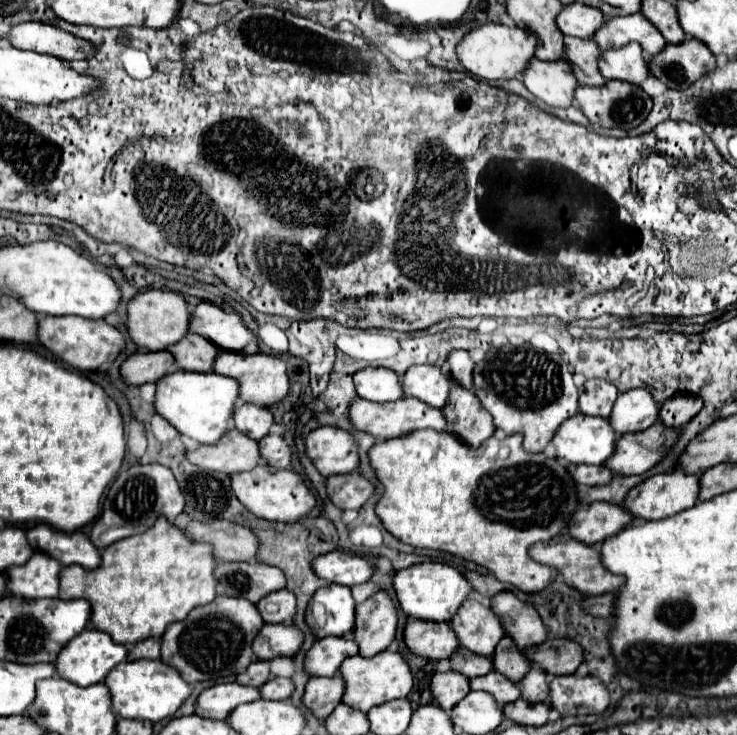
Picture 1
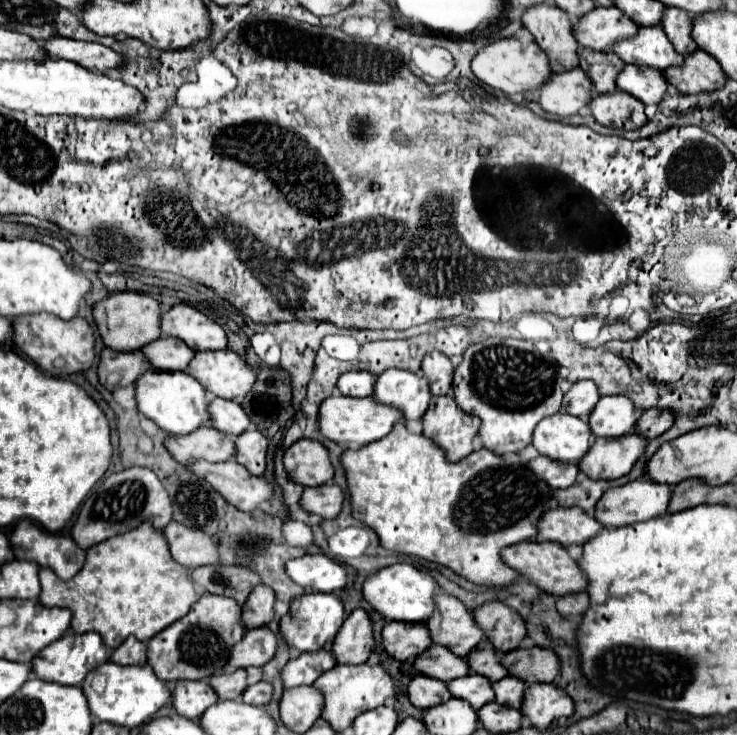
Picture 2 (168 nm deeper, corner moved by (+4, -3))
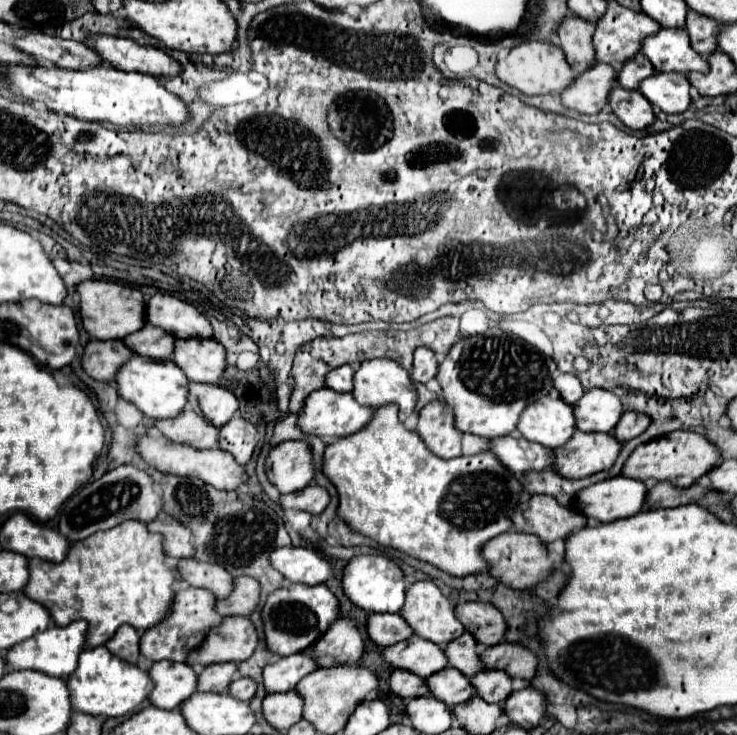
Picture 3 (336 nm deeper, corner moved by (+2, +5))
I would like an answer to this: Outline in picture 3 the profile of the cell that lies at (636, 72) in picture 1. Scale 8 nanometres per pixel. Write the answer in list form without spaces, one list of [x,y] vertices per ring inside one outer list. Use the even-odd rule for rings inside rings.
[[[658,72],[642,80],[640,92],[666,114],[682,114],[692,102],[688,78],[678,72]]]

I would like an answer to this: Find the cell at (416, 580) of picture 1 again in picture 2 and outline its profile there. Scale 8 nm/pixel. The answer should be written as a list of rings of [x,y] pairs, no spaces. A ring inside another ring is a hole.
[[[392,564],[382,568],[376,576],[370,576],[364,582],[364,598],[388,620],[400,622],[426,622],[436,608],[438,582],[426,572],[410,564]]]

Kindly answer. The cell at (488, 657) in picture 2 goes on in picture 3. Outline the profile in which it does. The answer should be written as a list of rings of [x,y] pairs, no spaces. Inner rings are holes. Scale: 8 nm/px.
[[[470,632],[462,634],[462,638],[456,638],[454,642],[448,642],[444,650],[446,650],[446,658],[450,658],[450,666],[460,670],[464,676],[472,678],[476,672],[484,670],[478,658],[476,640],[472,638]]]

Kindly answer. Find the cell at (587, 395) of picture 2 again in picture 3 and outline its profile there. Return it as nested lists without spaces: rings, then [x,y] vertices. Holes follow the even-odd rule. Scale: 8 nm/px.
[[[556,374],[554,376],[554,388],[558,390],[560,398],[566,404],[574,404],[580,400],[580,396],[584,394],[584,388],[580,384],[580,380],[574,374]]]

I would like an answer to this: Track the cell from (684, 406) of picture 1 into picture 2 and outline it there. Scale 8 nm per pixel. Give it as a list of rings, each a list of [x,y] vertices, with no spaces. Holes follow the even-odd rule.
[[[660,408],[644,410],[636,422],[636,434],[652,440],[654,436],[664,434],[672,426],[674,418],[676,418],[674,410],[660,410]]]

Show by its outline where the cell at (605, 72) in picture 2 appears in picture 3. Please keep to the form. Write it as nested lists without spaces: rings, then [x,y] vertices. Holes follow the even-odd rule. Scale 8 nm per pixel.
[[[644,54],[634,56],[632,60],[628,60],[622,68],[620,68],[620,76],[618,82],[622,88],[638,88],[642,78],[648,78],[650,74],[656,74],[656,68],[650,64],[650,60]]]

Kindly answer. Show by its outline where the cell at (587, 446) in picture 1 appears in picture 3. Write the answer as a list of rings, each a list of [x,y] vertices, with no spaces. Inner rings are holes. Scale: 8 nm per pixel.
[[[548,394],[546,398],[540,398],[538,402],[532,402],[532,406],[526,406],[526,410],[522,410],[518,432],[528,442],[536,442],[554,450],[566,444],[576,432],[572,406],[562,402],[562,398]]]

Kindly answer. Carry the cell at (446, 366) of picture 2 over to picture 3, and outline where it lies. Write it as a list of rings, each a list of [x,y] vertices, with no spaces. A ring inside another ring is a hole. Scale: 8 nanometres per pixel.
[[[428,348],[414,350],[414,366],[412,366],[412,378],[414,382],[428,382],[438,372],[438,358]]]

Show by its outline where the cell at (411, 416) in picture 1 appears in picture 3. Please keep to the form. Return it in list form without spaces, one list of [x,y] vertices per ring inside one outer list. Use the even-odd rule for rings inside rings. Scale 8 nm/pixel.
[[[322,388],[314,394],[310,394],[310,398],[306,398],[300,414],[298,414],[298,428],[306,434],[306,436],[334,436],[334,438],[342,438],[348,434],[358,432],[360,428],[364,428],[372,418],[372,408],[360,406],[354,396],[348,394],[338,394],[330,388]]]

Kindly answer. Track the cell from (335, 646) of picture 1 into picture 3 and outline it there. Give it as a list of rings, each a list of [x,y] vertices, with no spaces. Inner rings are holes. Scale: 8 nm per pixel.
[[[298,652],[286,658],[278,658],[276,662],[268,664],[262,672],[264,678],[264,690],[268,694],[272,692],[288,692],[294,690],[294,686],[310,672],[314,672],[318,666],[314,658],[308,652]]]

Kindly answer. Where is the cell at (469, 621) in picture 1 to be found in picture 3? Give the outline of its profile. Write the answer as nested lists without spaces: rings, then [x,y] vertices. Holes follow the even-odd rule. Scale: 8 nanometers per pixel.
[[[430,580],[414,582],[406,588],[406,602],[404,602],[400,614],[408,622],[408,626],[414,630],[416,636],[422,636],[438,646],[444,646],[450,640],[456,640],[462,632],[466,632],[466,628],[454,616],[454,604],[448,598],[444,598],[442,592],[438,590],[438,586]]]

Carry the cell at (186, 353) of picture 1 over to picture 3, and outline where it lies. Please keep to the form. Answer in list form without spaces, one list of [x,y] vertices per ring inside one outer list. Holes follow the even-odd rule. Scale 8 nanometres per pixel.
[[[146,324],[134,334],[128,334],[126,338],[122,338],[122,342],[126,342],[126,346],[134,350],[134,354],[154,360],[168,360],[174,352],[174,336],[150,324]]]

